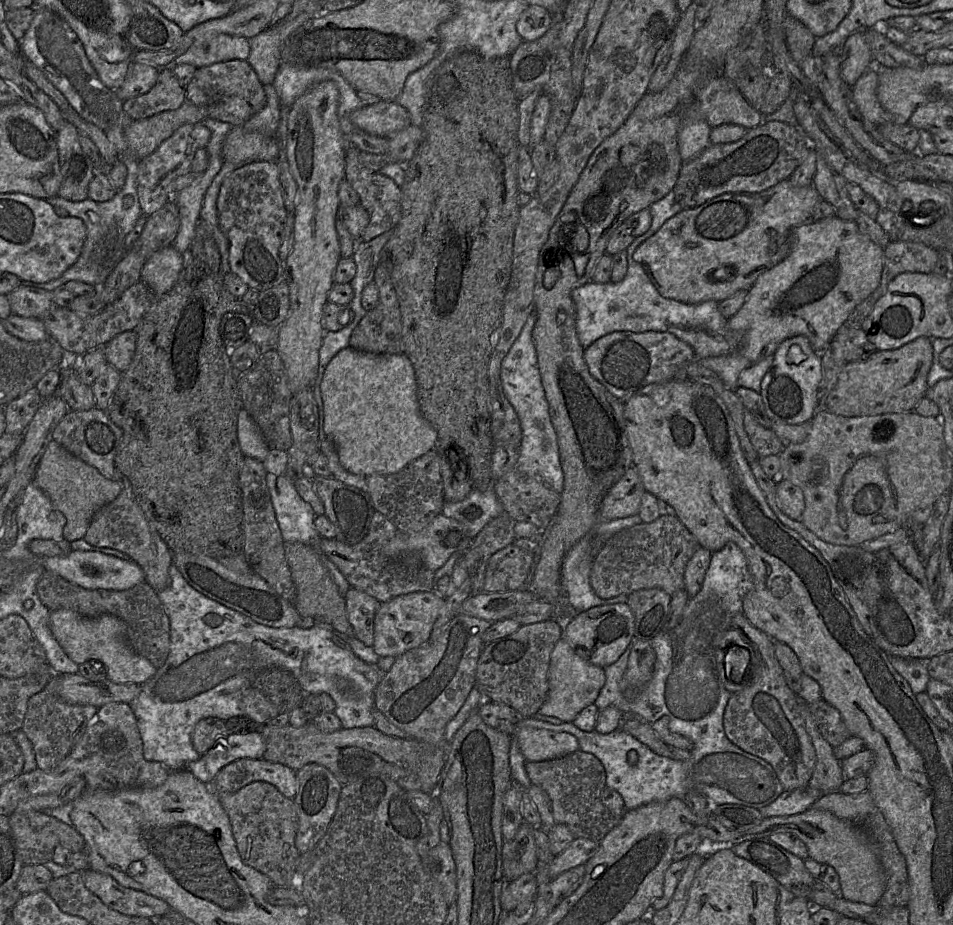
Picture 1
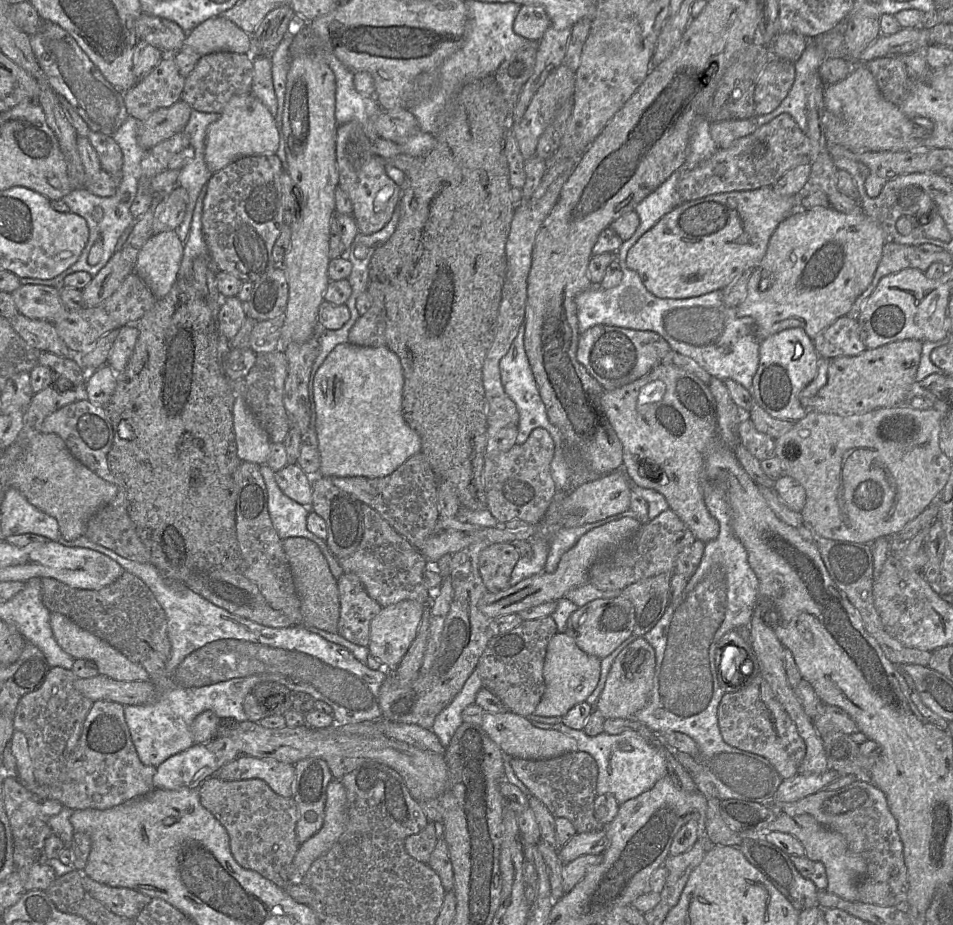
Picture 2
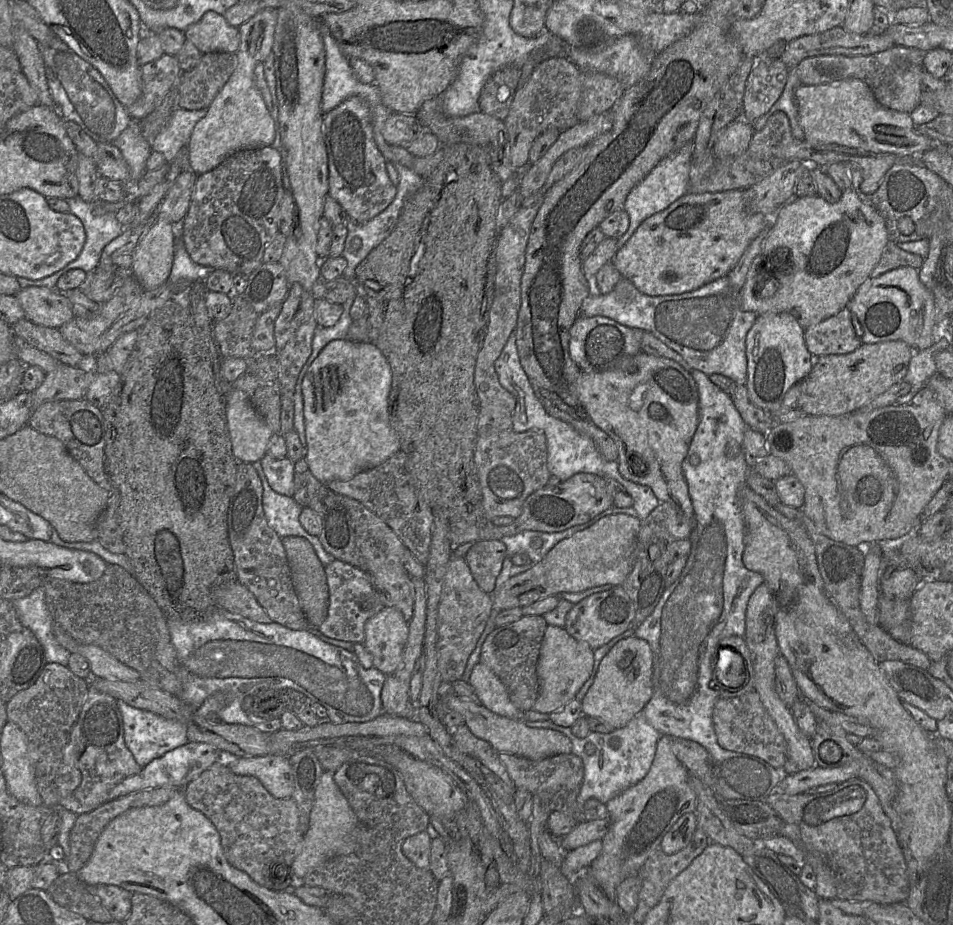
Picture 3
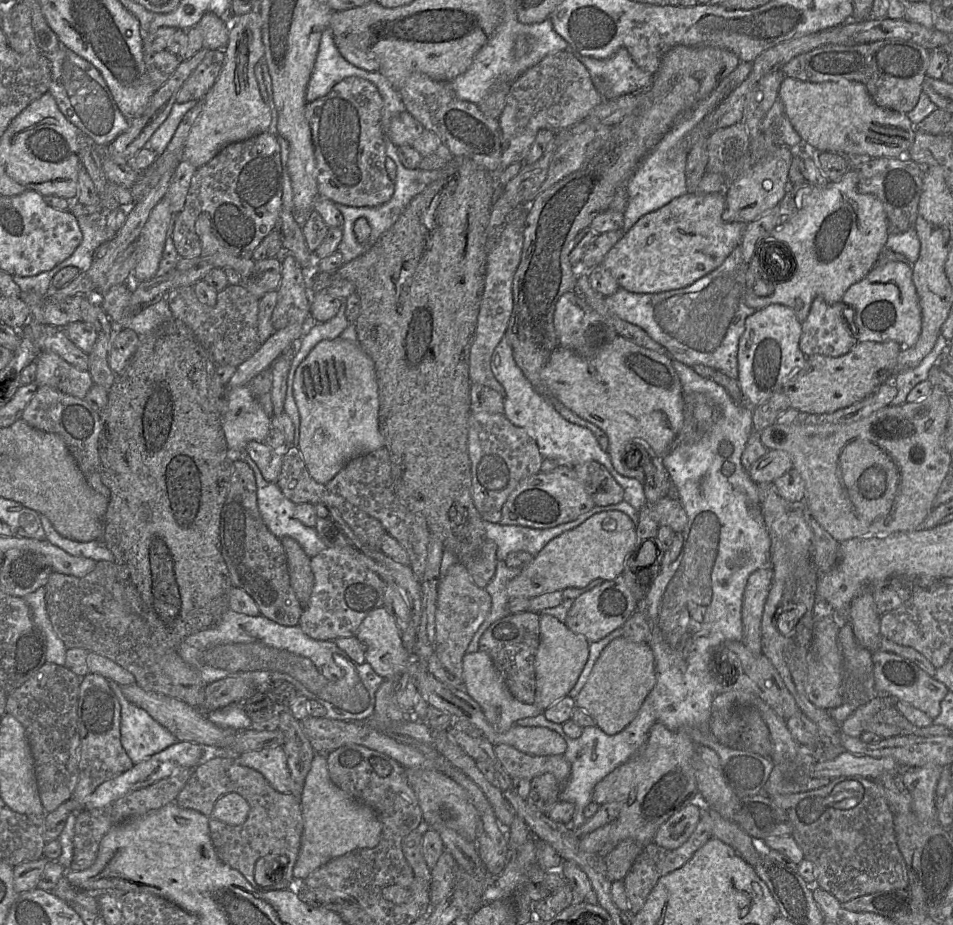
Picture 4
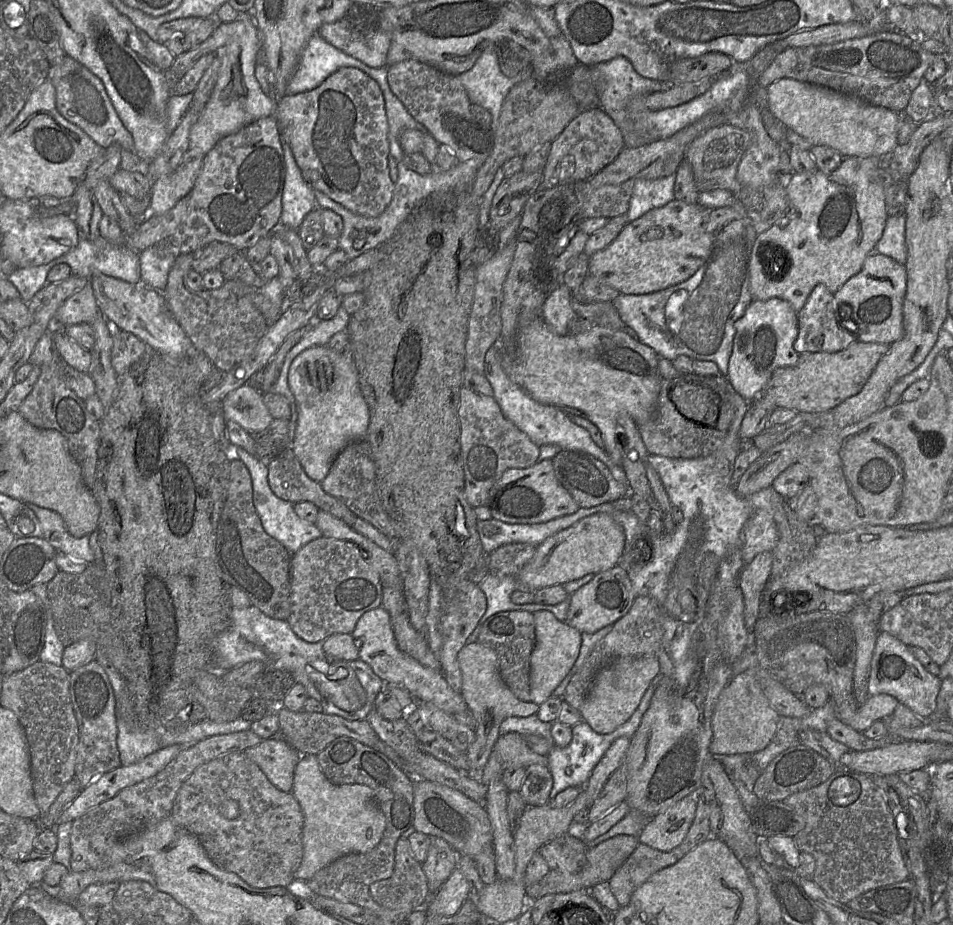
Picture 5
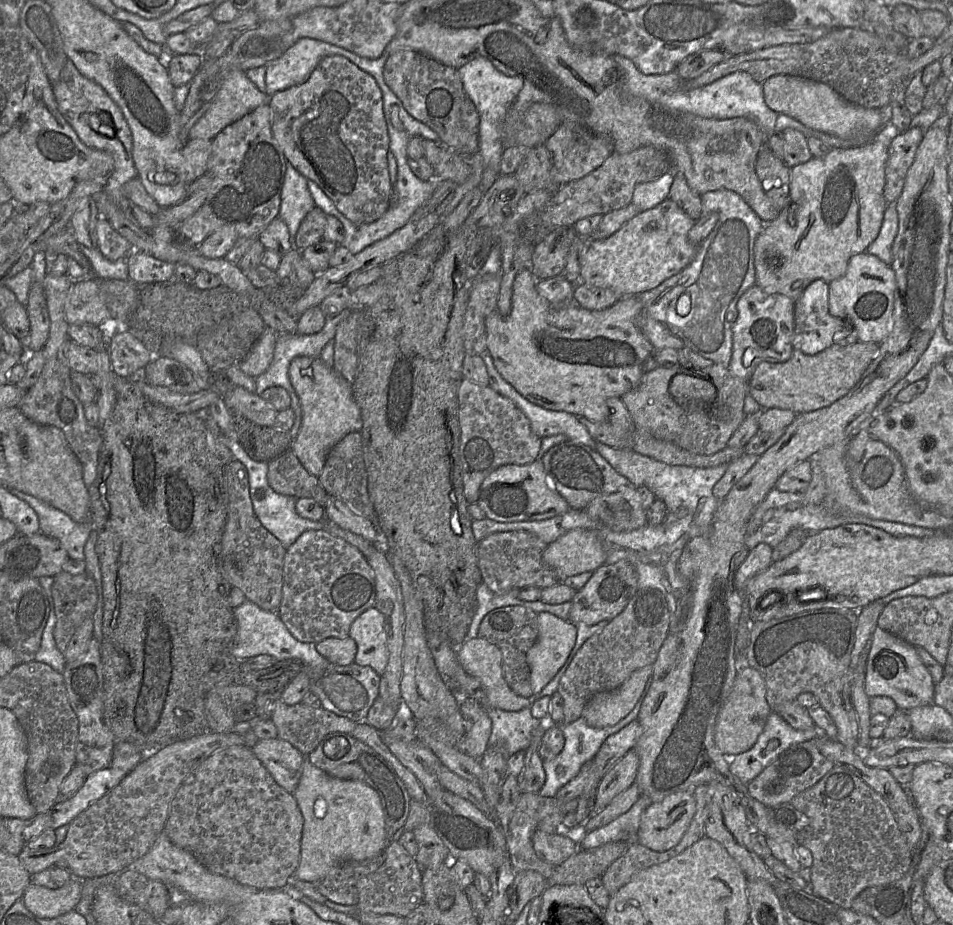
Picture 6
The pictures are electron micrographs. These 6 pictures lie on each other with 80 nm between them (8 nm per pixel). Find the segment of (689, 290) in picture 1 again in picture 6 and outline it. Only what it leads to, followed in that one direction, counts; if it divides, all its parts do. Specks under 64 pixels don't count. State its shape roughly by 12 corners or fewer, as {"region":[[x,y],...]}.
{"region":[[668,198],[586,242],[580,282],[621,296],[693,260],[695,220]]}

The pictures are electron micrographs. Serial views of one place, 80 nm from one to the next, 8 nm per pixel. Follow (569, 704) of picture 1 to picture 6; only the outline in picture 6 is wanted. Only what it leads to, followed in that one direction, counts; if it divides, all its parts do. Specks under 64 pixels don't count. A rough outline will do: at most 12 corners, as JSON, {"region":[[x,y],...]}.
{"region":[[537,614],[538,637],[527,652],[533,695],[572,652],[577,628]]}

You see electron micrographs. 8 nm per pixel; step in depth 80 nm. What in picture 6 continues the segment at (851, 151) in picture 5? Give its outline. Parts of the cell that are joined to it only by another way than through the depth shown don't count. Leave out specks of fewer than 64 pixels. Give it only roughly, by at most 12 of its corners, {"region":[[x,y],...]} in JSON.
{"region":[[775,75],[771,110],[810,129],[874,140],[881,109],[850,103],[822,82]]}

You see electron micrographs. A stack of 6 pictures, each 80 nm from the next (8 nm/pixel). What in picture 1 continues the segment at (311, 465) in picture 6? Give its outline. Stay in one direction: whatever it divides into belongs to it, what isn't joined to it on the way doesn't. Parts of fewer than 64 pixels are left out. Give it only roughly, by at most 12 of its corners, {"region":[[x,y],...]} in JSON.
{"region":[[346,347],[320,383],[342,467],[436,450],[404,354]]}

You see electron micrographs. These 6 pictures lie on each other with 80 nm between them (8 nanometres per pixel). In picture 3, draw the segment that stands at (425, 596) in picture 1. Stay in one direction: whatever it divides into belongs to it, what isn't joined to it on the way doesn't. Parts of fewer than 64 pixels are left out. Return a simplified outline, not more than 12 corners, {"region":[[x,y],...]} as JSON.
{"region":[[384,607],[364,626],[364,646],[385,675],[399,666],[409,622]]}

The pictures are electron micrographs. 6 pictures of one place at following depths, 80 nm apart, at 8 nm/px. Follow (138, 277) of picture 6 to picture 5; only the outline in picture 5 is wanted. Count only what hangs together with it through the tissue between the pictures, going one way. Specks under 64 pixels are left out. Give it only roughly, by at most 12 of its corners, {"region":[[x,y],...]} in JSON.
{"region":[[168,241],[138,253],[140,283],[163,291],[178,254]]}

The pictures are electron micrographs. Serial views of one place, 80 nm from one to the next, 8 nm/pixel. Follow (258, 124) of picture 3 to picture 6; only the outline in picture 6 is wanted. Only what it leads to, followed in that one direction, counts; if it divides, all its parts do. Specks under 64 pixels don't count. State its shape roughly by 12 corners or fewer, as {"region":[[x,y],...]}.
{"region":[[230,69],[189,139],[213,140],[268,103],[240,69]]}

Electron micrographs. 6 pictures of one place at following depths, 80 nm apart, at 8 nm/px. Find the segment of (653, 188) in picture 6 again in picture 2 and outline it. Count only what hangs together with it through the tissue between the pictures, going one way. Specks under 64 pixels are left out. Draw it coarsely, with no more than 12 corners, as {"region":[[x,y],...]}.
{"region":[[675,171],[634,209],[639,226],[615,256],[625,264],[629,249],[683,201]]}

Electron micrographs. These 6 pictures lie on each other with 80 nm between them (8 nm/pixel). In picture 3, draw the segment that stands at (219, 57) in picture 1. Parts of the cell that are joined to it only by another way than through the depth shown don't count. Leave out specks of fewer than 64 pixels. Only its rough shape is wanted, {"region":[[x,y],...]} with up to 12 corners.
{"region":[[204,13],[184,31],[202,54],[236,53],[238,27],[222,14]]}

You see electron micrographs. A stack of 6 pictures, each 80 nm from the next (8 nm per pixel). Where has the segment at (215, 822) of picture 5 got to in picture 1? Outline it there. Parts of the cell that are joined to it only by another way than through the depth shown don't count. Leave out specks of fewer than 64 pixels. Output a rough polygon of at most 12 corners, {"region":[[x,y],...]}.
{"region":[[256,781],[217,793],[243,862],[290,887],[297,809]]}

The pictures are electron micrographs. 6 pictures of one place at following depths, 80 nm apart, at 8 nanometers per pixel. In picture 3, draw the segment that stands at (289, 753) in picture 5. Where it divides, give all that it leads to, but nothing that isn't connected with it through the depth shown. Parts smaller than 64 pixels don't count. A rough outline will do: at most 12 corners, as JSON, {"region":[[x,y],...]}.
{"region":[[287,756],[235,758],[228,767],[256,777],[275,798],[293,795]]}

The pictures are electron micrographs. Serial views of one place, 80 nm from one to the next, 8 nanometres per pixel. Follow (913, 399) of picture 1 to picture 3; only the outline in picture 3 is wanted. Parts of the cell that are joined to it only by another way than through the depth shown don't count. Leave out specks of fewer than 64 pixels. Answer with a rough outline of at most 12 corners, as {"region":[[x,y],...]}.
{"region":[[903,341],[815,357],[800,382],[804,414],[856,412],[903,382]]}

